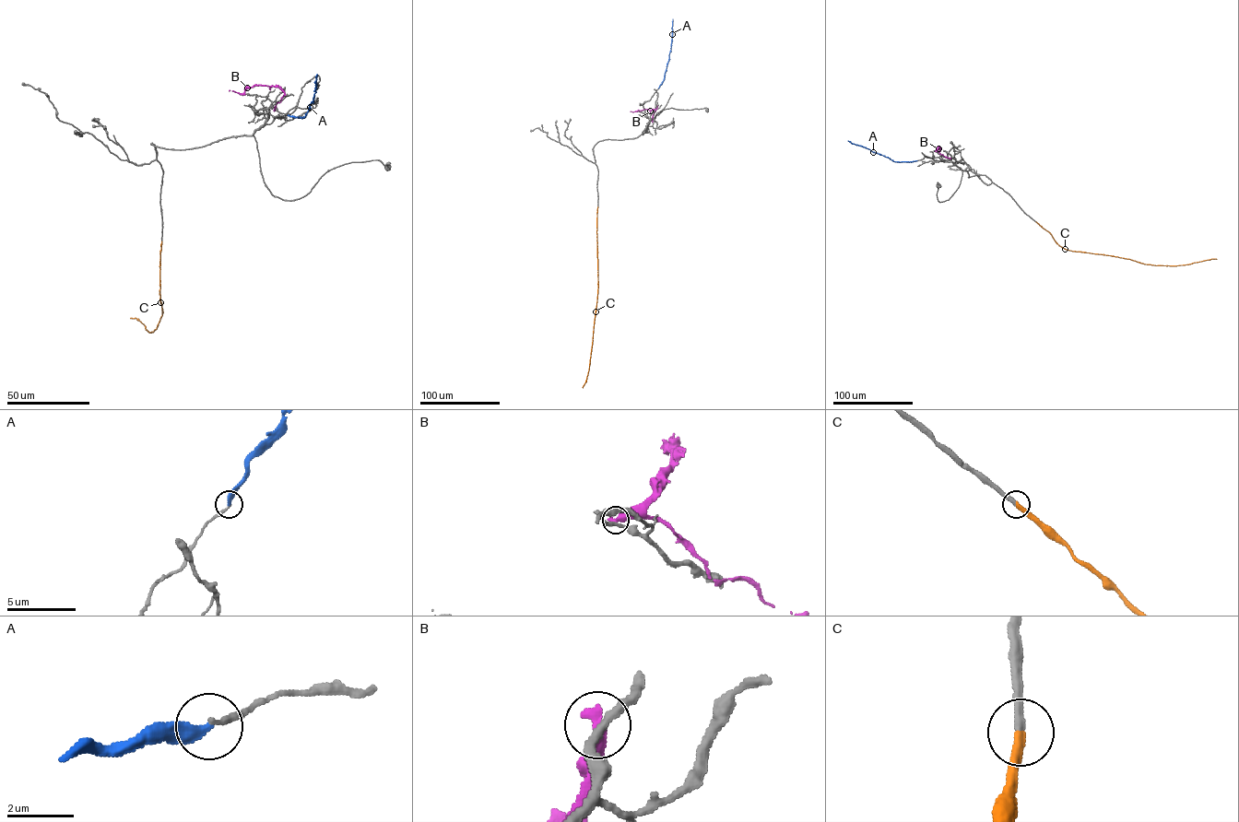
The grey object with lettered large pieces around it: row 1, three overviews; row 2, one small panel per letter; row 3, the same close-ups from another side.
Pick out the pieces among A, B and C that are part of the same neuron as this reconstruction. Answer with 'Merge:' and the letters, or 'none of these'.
Merge: C

